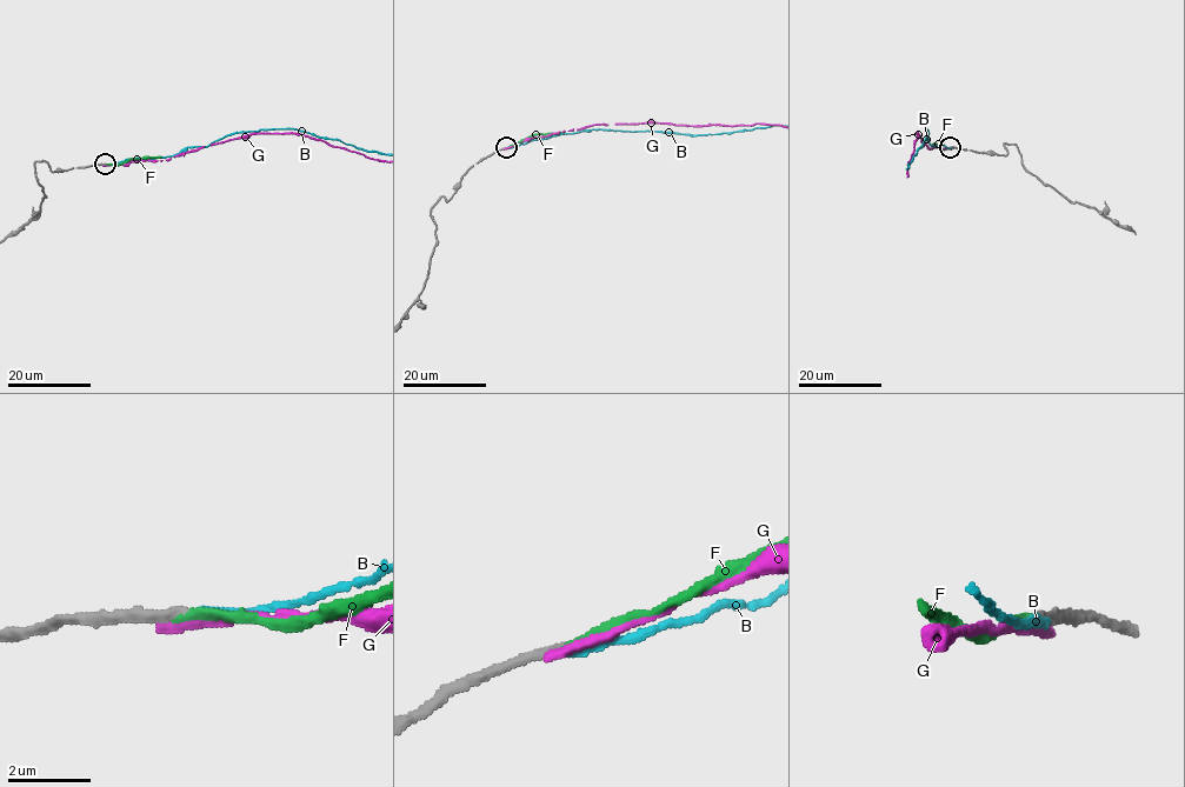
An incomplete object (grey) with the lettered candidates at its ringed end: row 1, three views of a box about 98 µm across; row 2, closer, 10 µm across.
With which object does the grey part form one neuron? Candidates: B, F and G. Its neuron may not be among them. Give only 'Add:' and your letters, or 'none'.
Add: F

